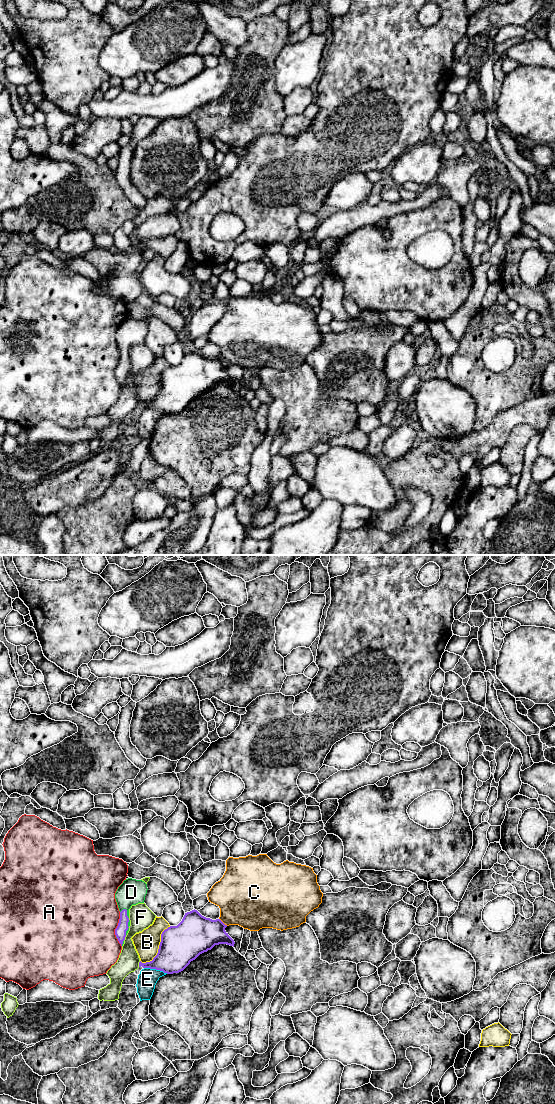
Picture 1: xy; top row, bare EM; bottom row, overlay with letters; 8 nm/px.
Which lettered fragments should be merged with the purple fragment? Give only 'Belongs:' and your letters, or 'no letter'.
Belongs: D

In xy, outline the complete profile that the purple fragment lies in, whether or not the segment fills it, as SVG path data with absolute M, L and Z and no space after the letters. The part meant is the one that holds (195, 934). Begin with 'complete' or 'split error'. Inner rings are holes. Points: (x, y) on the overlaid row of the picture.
complete; M195 909L187 912L177 926L170 926L162 932L158 953L153 960L140 961L139 967L167 974L179 973L215 945L234 947L235 942L225 931L226 927L220 919L206 918Z

